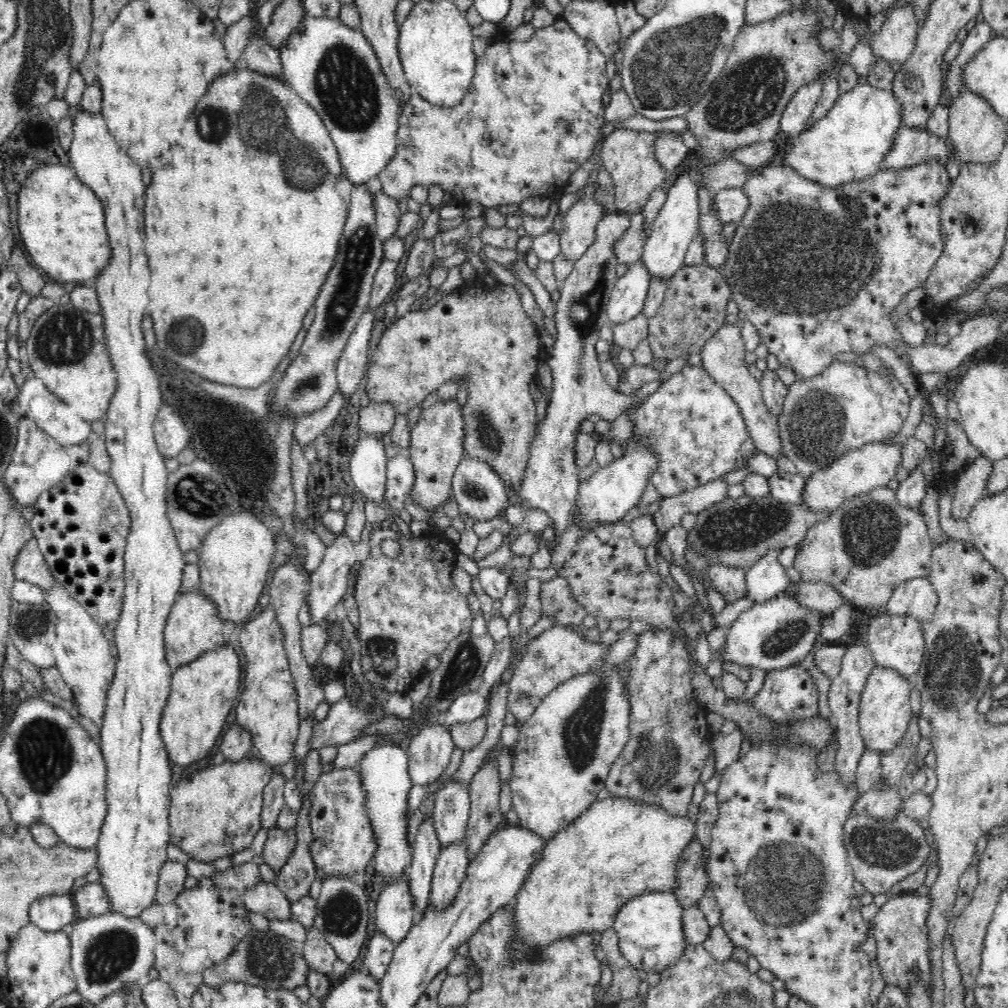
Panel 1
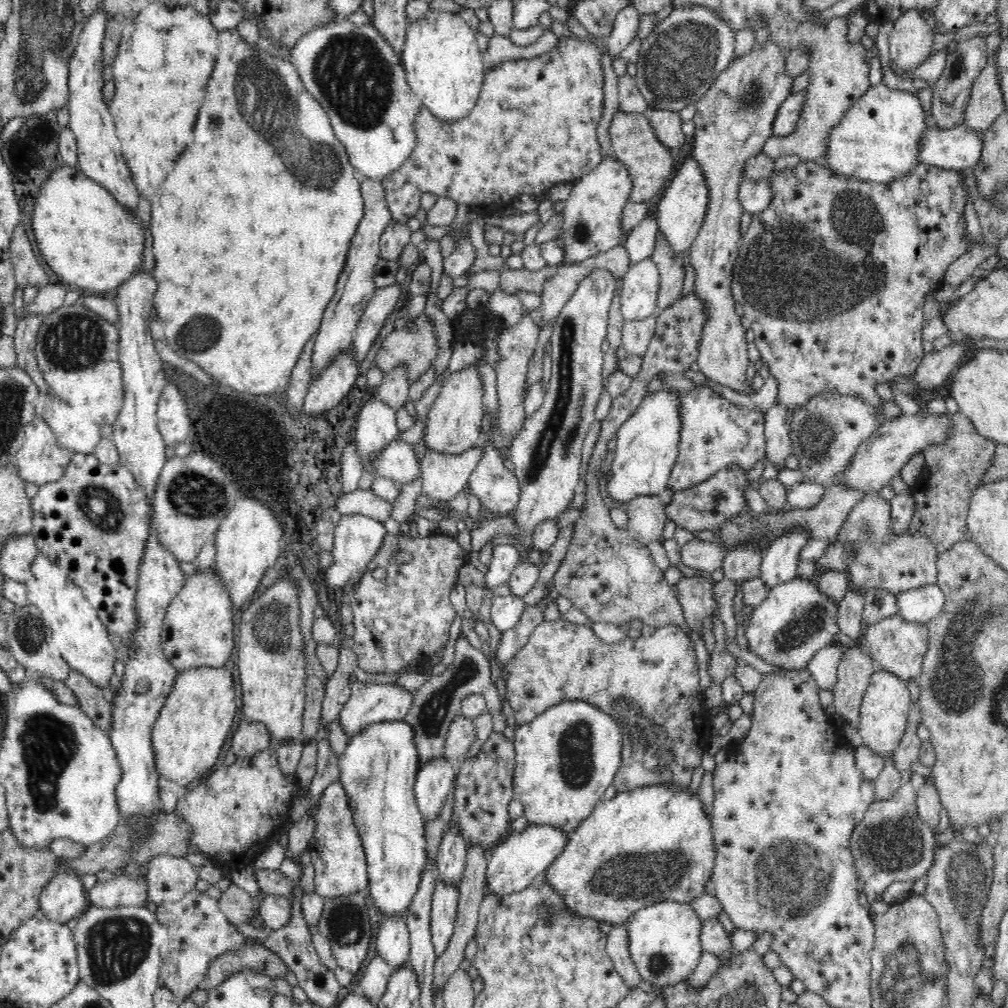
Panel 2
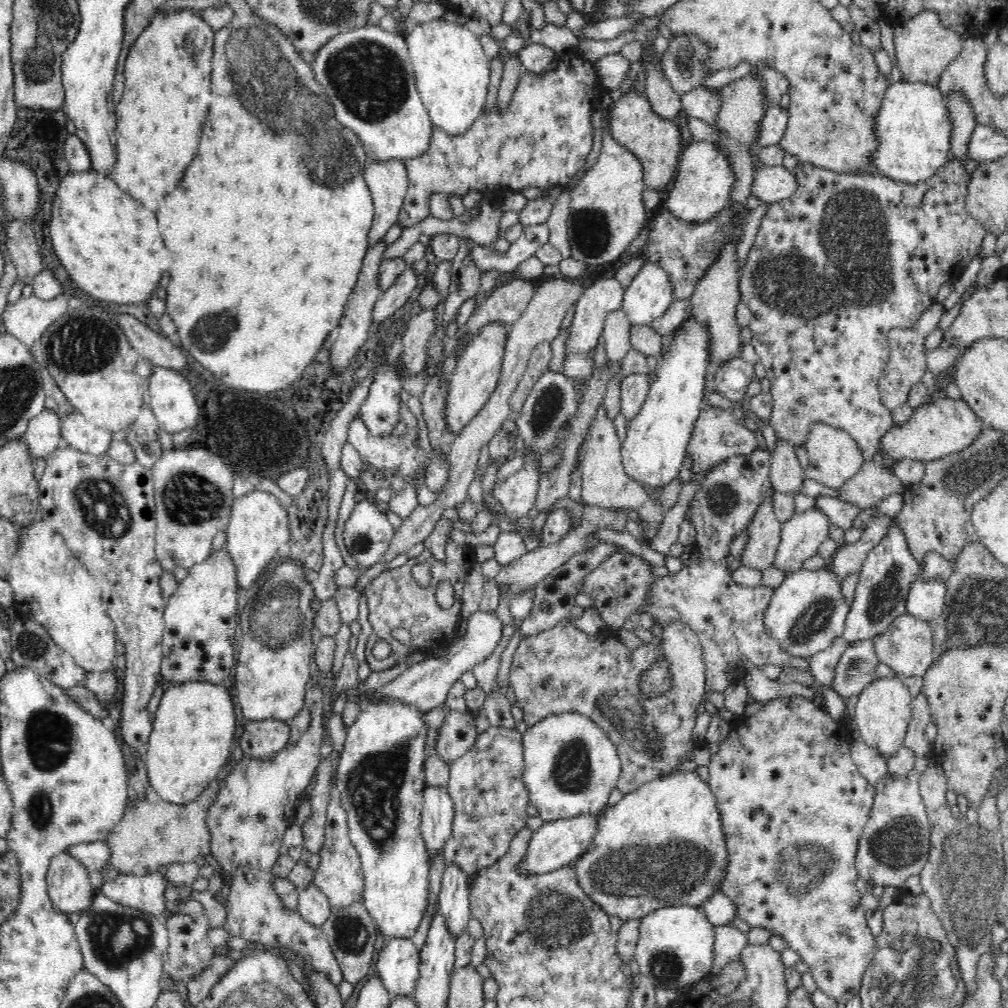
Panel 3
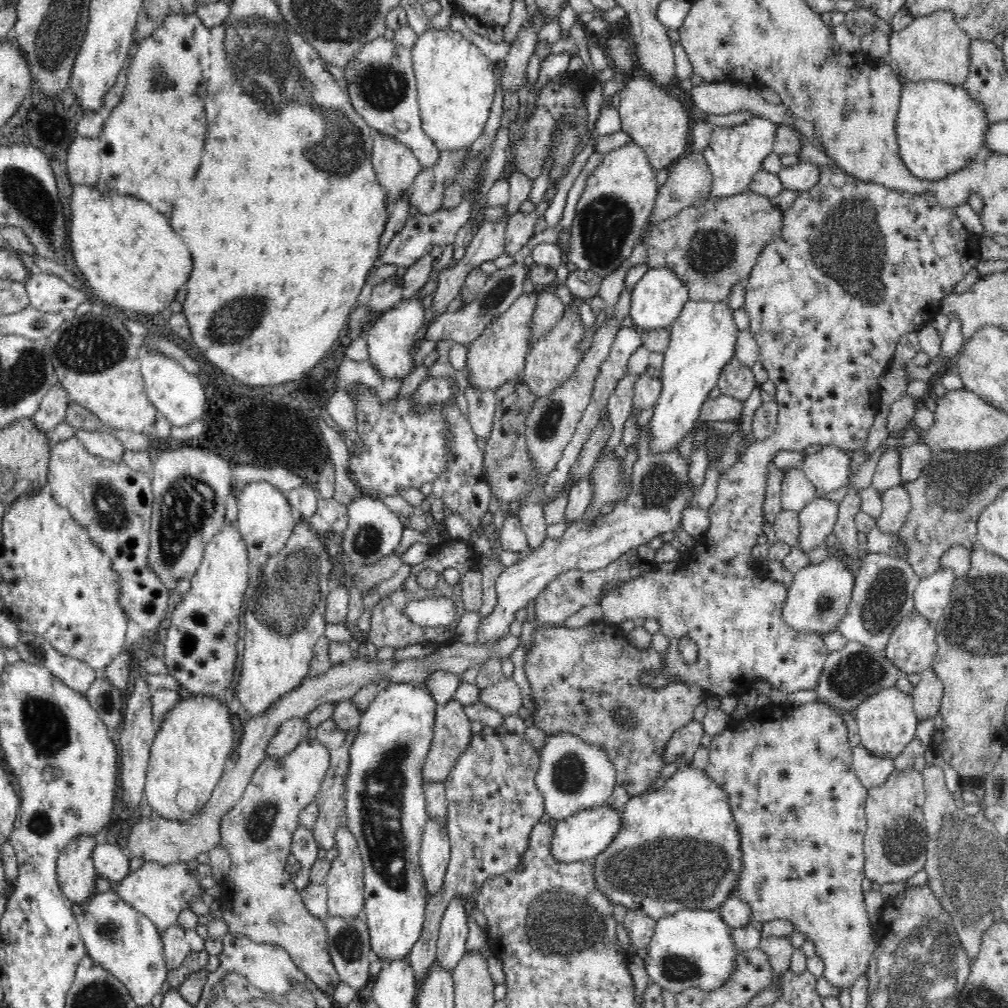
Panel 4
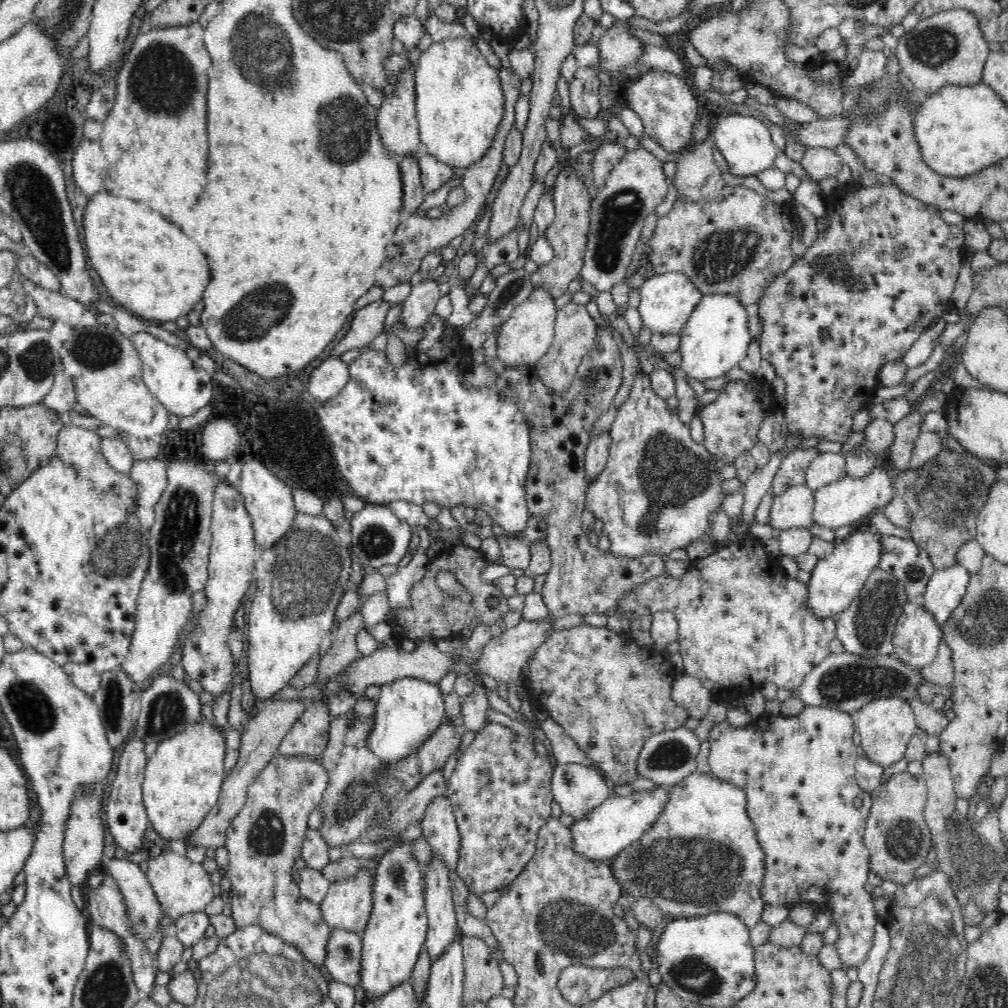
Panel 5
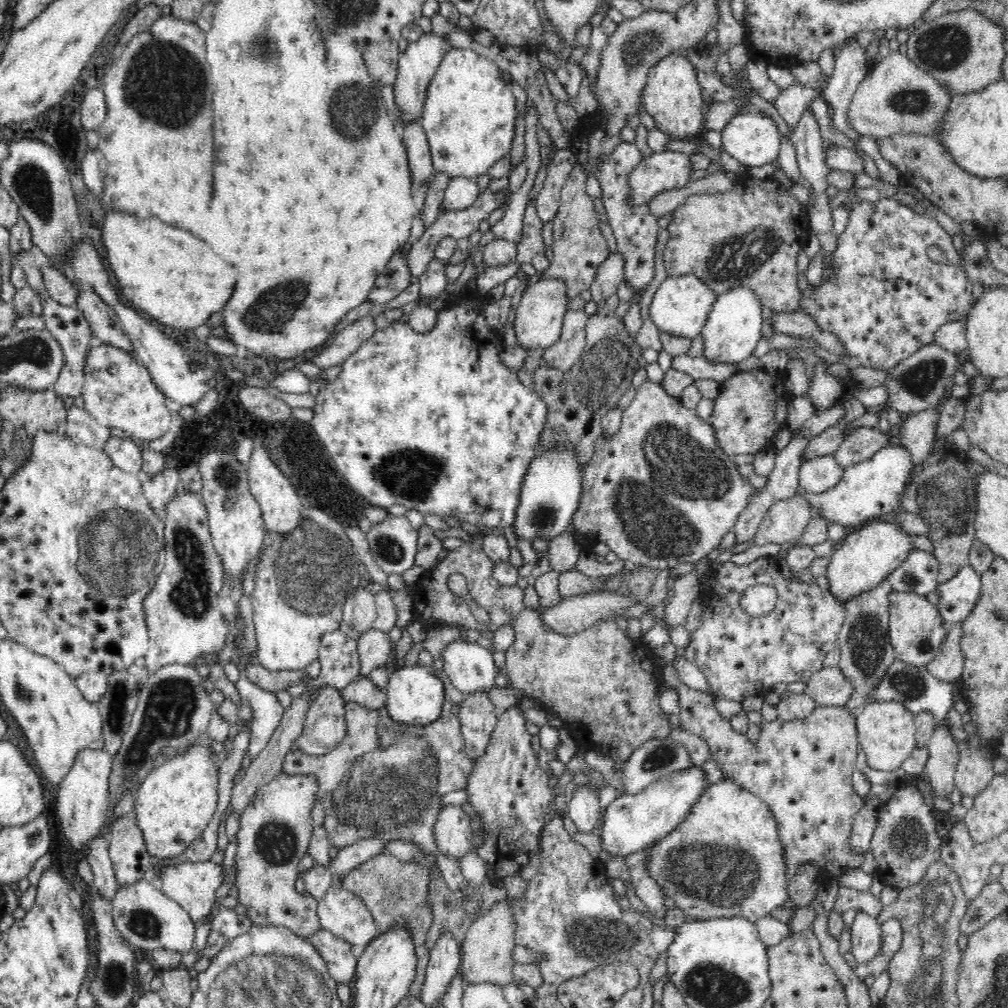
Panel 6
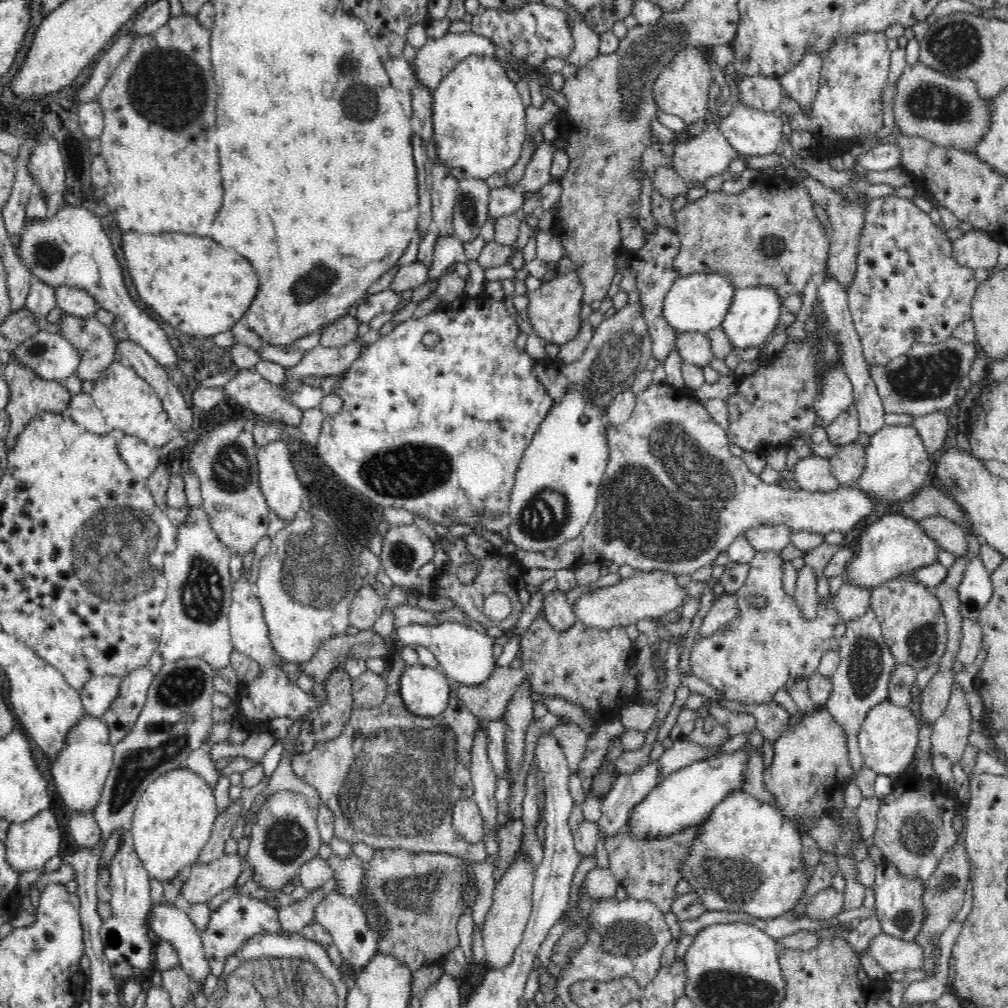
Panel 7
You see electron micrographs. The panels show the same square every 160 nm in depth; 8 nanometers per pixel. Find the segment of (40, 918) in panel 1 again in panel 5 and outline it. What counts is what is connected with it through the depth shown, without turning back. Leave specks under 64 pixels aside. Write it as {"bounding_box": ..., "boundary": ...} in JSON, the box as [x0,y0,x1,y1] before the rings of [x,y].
{"bounding_box":[62,792,104,886],"boundary":[[[100,792],[94,796],[80,796],[70,808],[68,827],[66,827],[63,838],[62,854],[66,863],[67,878],[70,879],[71,886],[80,886],[82,882],[88,882],[88,874],[96,868],[102,866],[102,850],[104,850],[104,824],[102,824],[102,801],[103,795]]]}

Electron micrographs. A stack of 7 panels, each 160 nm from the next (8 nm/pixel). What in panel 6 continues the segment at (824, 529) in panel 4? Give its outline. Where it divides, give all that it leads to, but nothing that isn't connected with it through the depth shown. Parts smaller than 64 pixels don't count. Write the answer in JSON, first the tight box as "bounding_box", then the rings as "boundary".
{"bounding_box":[797,432,914,526],"boundary":[[[893,432],[890,433],[890,442],[868,460],[844,469],[842,479],[833,488],[818,495],[799,488],[797,494],[812,504],[815,516],[822,517],[829,523],[858,526],[863,522],[876,521],[878,516],[900,509],[906,480],[914,467],[909,454],[897,444],[897,435]]]}

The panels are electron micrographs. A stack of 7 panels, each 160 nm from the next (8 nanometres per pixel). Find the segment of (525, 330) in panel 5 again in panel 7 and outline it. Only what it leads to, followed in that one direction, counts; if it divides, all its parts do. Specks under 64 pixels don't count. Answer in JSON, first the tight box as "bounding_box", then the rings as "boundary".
{"bounding_box":[527,272,582,344],"boundary":[[[574,272],[568,274],[556,274],[543,280],[542,284],[533,292],[527,293],[528,300],[528,316],[530,322],[534,326],[534,330],[538,332],[538,336],[542,336],[546,342],[554,342],[554,344],[566,344],[571,337],[574,337],[575,332],[579,326],[580,308],[582,308],[582,283],[579,281],[578,276]]]}

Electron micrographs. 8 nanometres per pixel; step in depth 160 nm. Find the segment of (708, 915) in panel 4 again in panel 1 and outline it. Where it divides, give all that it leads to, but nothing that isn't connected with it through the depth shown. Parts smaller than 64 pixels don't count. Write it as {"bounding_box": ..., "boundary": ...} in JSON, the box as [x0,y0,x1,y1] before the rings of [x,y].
{"bounding_box":[612,891,687,972],"boundary":[[[647,891],[626,901],[615,915],[612,927],[618,935],[619,951],[625,960],[638,971],[662,972],[671,968],[687,947],[682,929],[683,906],[674,892]]]}

